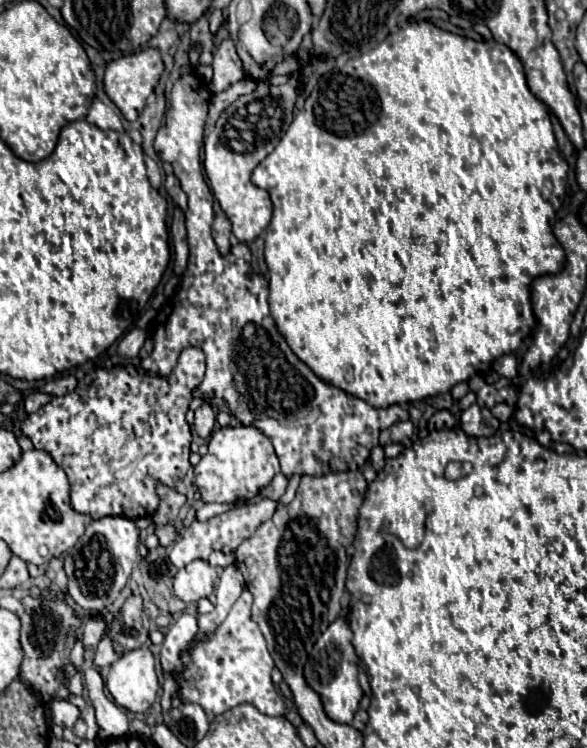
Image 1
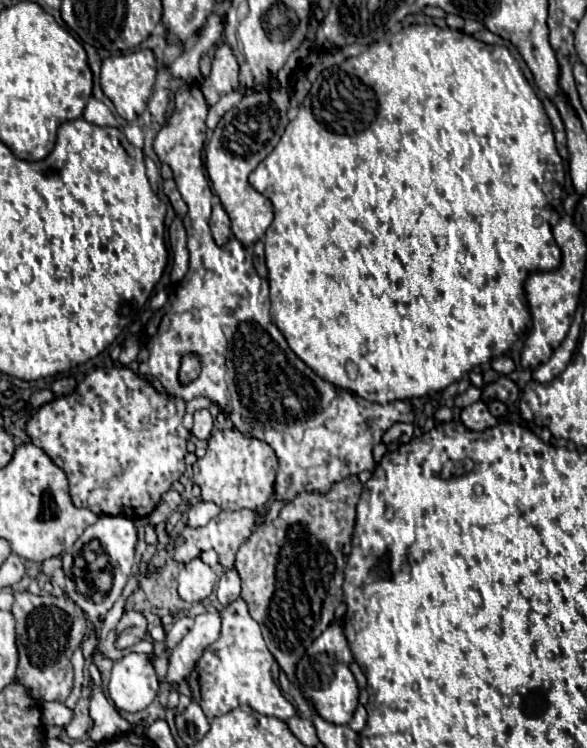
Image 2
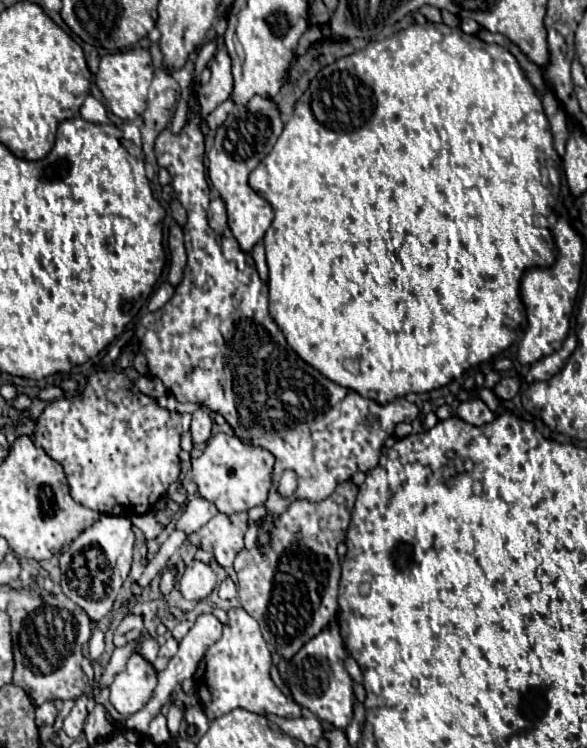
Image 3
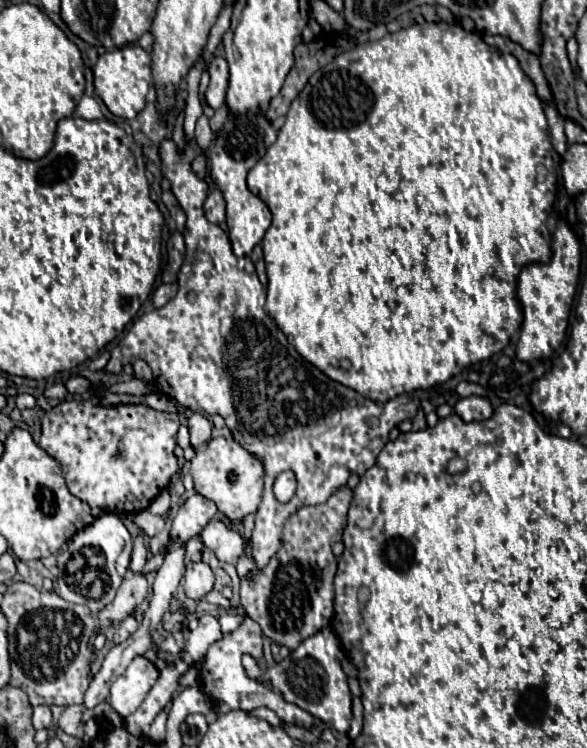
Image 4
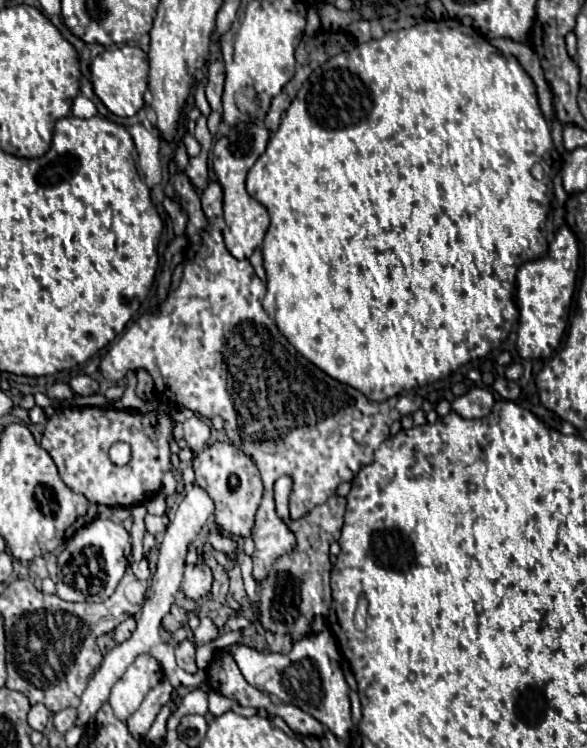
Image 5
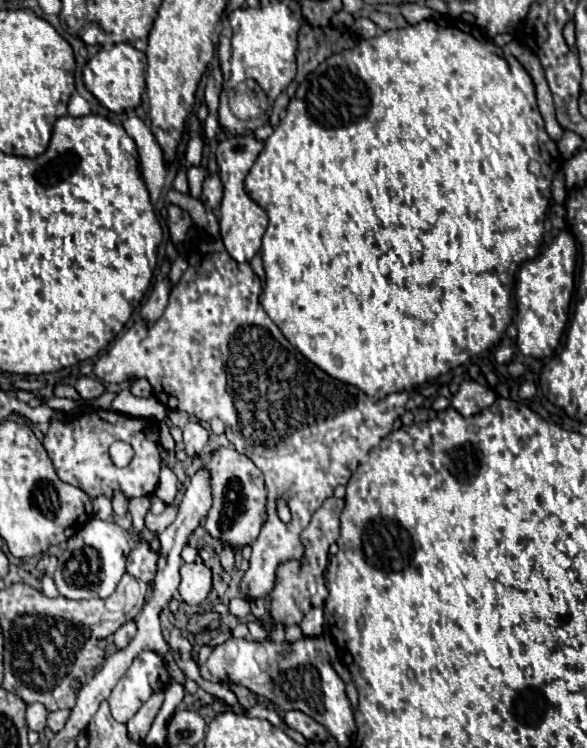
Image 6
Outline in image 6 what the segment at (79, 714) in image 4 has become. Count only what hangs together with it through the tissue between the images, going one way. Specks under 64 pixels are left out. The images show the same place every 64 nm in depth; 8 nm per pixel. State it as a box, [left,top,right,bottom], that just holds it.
[48,710,70,732]

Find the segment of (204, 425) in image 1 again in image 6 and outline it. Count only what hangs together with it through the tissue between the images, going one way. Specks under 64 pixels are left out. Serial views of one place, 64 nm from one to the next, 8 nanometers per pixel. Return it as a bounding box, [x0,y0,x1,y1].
[184,420,208,456]

